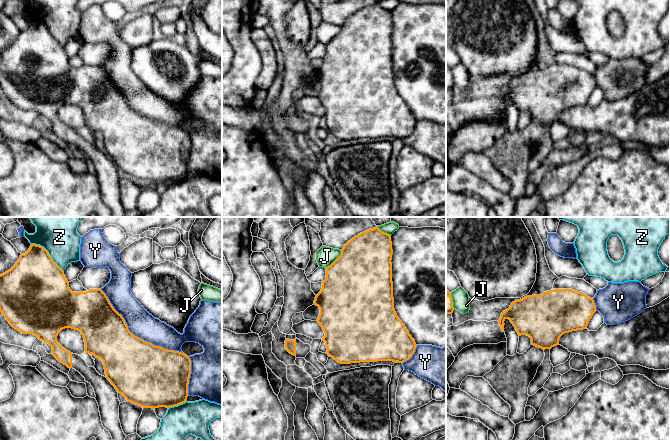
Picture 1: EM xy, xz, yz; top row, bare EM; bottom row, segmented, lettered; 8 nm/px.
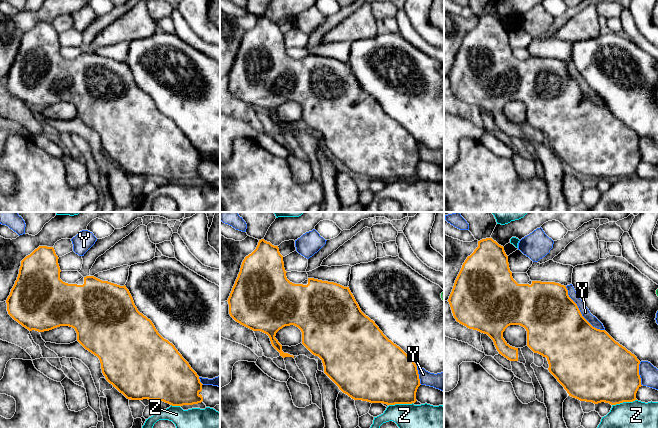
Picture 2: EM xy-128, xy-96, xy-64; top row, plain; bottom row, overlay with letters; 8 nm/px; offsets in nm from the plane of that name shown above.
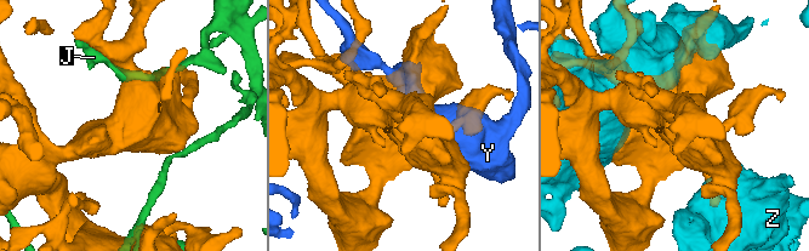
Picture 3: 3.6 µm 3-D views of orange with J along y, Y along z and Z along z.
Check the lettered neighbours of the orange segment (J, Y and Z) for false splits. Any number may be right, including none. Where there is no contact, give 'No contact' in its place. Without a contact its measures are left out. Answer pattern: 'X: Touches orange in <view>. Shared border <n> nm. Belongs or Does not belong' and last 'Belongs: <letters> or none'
J: Touches orange in xz. Shared border 200 nm. Does not belong
Y: Touches orange in xy. Shared border 850 nm. Does not belong
Z: Touches orange in xy. Shared border 340 nm. Does not belong
Belongs: none

